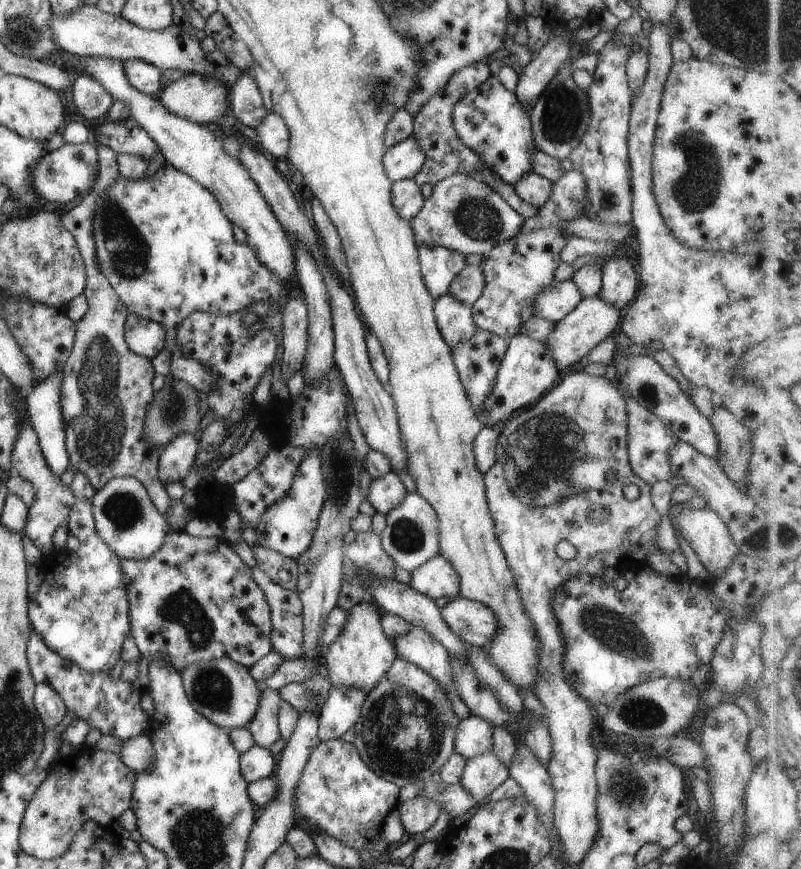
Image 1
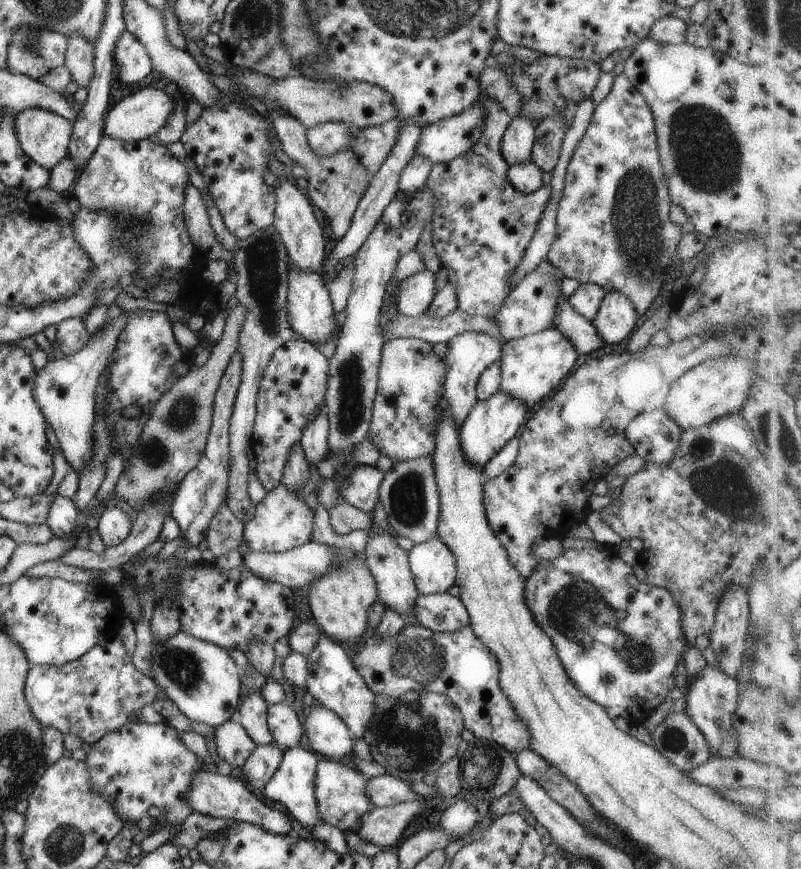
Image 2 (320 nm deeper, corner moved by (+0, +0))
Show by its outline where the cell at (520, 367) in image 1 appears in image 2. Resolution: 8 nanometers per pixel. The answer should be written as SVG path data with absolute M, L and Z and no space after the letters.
M497 390L495 394L491 394L485 400L477 400L475 406L469 410L469 414L465 416L461 428L459 428L459 446L465 458L469 458L469 462L483 467L483 464L497 454L497 450L503 446L509 438L513 438L519 430L519 426L525 420L527 414L527 404L519 402L517 398L507 396L505 392Z

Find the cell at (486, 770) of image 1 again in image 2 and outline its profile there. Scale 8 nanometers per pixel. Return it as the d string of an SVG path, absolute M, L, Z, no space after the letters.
M458 795L452 802L441 811L439 827L453 836L461 836L471 830L471 826L479 820L479 814L475 804L467 800L467 797Z

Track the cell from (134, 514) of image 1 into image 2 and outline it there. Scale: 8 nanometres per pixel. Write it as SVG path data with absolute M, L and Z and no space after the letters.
M106 507L97 521L97 534L105 547L117 546L127 538L132 523L129 517L117 507Z

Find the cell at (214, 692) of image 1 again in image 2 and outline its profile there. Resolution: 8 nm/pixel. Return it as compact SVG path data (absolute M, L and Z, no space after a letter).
M179 631L161 642L153 640L151 649L150 674L185 718L214 728L236 716L241 700L241 673L225 649Z

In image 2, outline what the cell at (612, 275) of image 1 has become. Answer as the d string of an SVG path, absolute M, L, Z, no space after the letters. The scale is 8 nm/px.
M604 292L603 299L591 323L606 344L624 341L635 330L637 312L633 304L619 292Z

